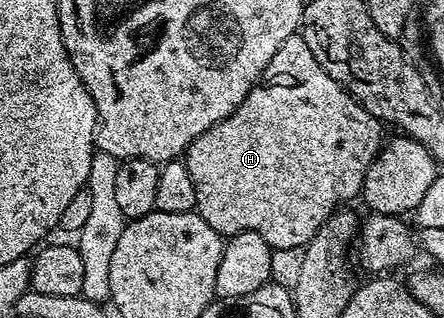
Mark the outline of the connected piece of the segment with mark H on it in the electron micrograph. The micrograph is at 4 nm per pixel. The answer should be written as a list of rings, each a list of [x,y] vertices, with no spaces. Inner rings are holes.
[[[295,34],[284,38],[280,50],[272,54],[272,62],[262,72],[261,82],[255,84],[253,90],[236,106],[236,110],[228,118],[224,118],[216,126],[204,130],[193,142],[187,146],[184,153],[184,162],[188,166],[188,174],[192,174],[192,186],[196,186],[196,211],[212,230],[216,230],[223,238],[229,238],[241,232],[255,232],[268,242],[271,250],[275,248],[300,248],[306,247],[307,242],[320,230],[320,226],[325,222],[331,213],[339,211],[343,207],[345,200],[350,200],[359,195],[362,191],[362,183],[366,177],[366,171],[370,163],[375,160],[382,151],[384,143],[384,125],[377,120],[364,106],[360,106],[353,96],[342,89],[330,75],[316,62],[312,50],[308,50],[308,42],[304,42],[301,34]]]

